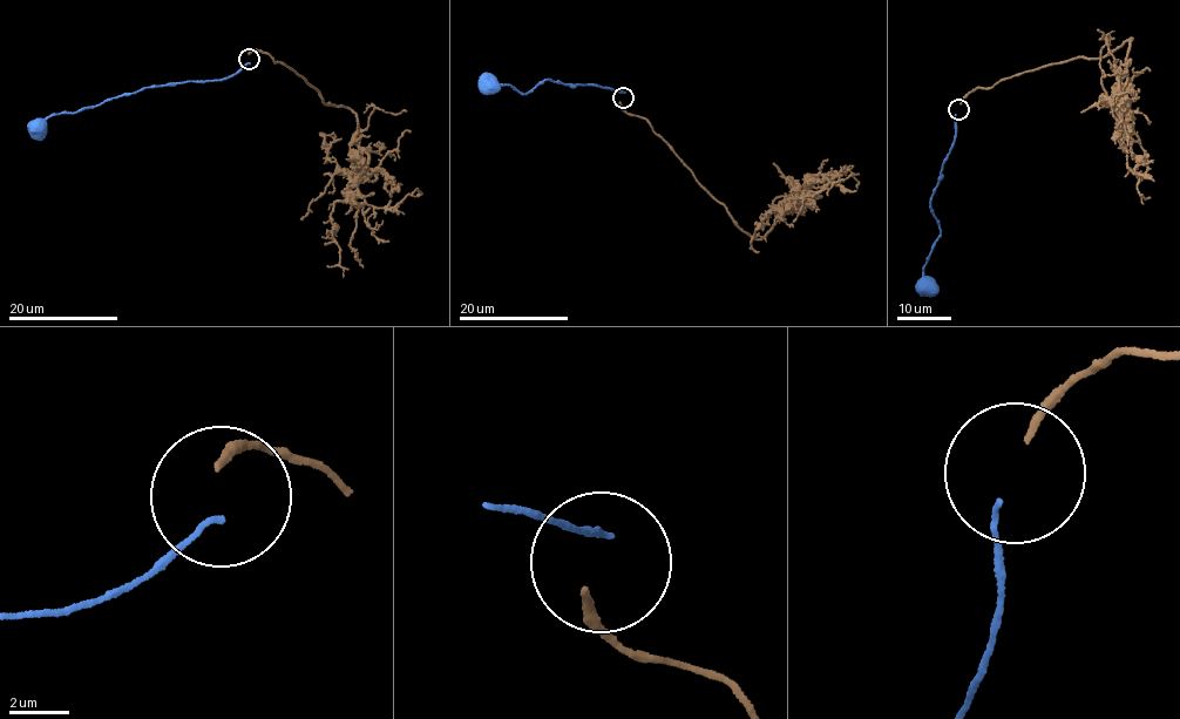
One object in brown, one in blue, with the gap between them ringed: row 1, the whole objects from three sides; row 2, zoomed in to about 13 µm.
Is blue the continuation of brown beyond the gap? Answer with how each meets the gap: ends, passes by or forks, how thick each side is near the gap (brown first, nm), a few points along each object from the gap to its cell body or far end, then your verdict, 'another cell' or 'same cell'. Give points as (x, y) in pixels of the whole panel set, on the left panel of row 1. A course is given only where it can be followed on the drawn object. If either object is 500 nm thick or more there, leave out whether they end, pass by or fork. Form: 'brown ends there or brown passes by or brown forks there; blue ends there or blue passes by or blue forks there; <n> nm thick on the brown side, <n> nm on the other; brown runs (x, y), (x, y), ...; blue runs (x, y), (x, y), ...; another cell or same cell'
brown ends there; blue ends there; 240 nm thick on the brown side, 180 nm on the other; brown runs (249, 54), (269, 53), (316, 88), (325, 103), (355, 114), (354, 202), (390, 207), (416, 189), (418, 194); blue runs (249, 62), (218, 80), (142, 87), (75, 113), (54, 113), (36, 129); another cell

